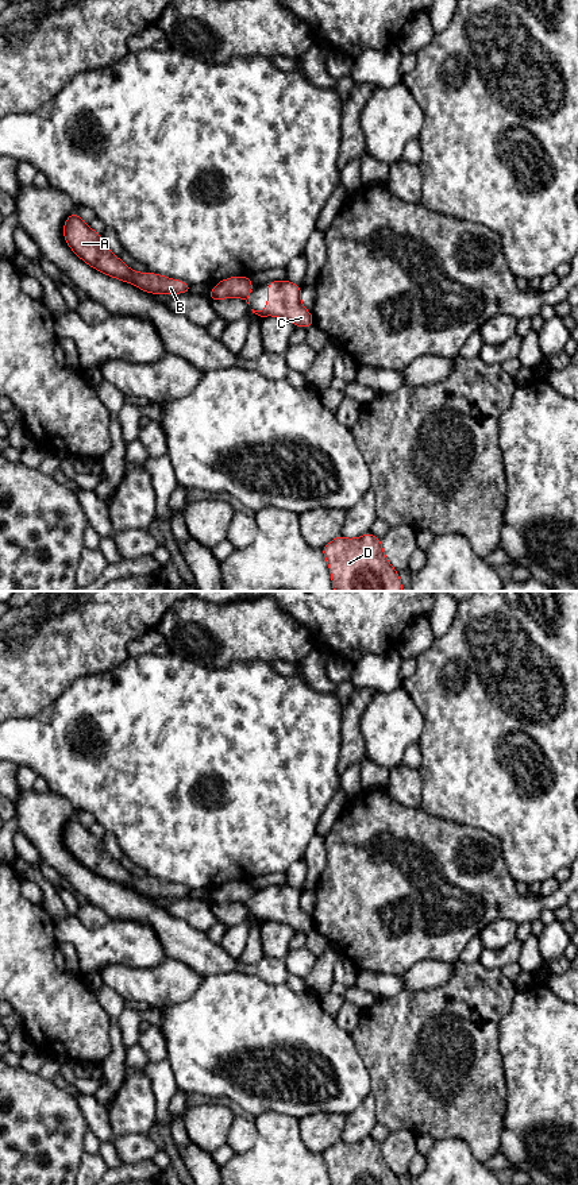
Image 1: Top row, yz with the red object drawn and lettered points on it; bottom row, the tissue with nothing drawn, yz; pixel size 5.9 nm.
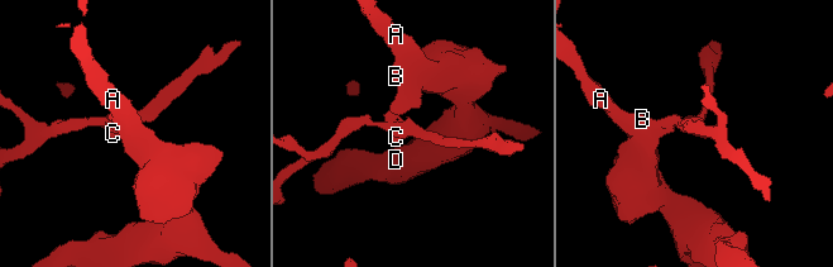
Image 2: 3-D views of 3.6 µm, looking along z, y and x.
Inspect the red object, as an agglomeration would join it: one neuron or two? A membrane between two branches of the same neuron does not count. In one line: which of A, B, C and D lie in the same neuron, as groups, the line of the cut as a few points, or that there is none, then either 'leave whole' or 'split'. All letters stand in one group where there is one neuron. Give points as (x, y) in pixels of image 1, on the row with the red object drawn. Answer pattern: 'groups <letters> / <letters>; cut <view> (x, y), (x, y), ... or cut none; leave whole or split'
groups A B D / C; cut yz (247, 296), (245, 298); split

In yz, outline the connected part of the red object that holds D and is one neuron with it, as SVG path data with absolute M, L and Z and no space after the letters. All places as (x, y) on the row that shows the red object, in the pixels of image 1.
M371 532L357 539L338 536L321 552L334 591L402 591L400 574L388 561L381 539Z

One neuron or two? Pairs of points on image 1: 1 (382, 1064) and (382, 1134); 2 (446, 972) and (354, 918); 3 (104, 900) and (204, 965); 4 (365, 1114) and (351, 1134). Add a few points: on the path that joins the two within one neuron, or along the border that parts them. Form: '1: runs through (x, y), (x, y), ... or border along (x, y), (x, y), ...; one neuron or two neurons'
1: border along (378, 1122), (390, 1131); two neurons
2: border along (451, 962), (419, 960), (401, 976); two neurons
3: runs through (128, 904), (155, 917), (180, 941); one neuron
4: runs through (363, 1119), (355, 1128); one neuron

